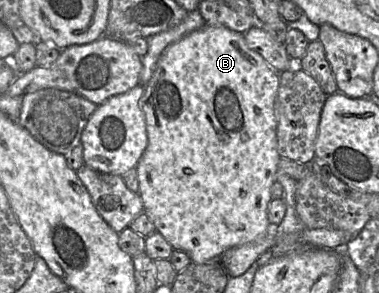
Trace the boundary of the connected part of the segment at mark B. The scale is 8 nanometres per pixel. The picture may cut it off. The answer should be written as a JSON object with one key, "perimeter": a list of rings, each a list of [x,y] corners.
{"perimeter":[[[205,25],[168,45],[160,55],[150,80],[144,86],[140,106],[145,116],[148,144],[136,166],[139,182],[138,193],[143,202],[143,212],[154,223],[156,231],[162,234],[173,250],[186,252],[194,263],[202,264],[219,259],[225,250],[257,238],[270,224],[267,208],[272,199],[271,186],[275,182],[281,158],[278,152],[275,117],[275,100],[280,83],[279,74],[280,72],[272,69],[259,53],[247,46],[244,34],[223,26]]]}

